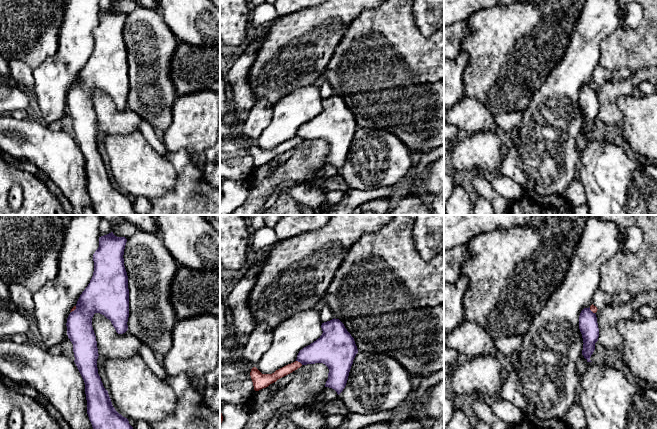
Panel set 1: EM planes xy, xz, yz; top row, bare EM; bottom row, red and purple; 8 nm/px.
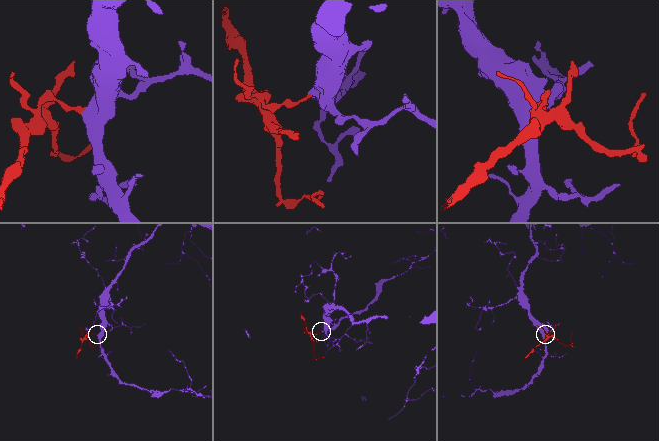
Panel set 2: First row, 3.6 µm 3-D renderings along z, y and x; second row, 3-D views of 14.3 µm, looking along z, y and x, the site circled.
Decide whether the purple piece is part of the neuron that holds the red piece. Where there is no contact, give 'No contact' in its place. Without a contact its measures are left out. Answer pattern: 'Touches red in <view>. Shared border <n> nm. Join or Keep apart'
Touches red in xz. Shared border 70 nm. Keep apart

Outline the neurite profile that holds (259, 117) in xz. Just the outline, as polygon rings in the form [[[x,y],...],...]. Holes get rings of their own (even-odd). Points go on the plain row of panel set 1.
[[[258,99],[238,131],[252,143],[256,143],[264,128],[269,125],[272,117],[273,105],[266,99]]]

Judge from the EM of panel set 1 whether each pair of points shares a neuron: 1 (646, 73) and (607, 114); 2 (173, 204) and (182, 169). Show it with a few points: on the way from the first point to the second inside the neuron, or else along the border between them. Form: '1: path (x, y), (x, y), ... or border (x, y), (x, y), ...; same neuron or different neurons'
1: path (633, 81), (622, 87), (608, 101); same neuron
2: path (182, 195), (183, 178); same neuron

